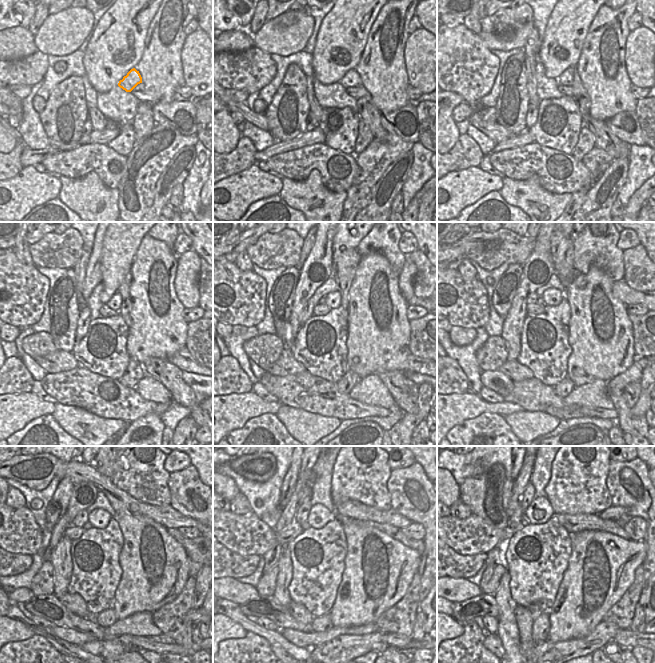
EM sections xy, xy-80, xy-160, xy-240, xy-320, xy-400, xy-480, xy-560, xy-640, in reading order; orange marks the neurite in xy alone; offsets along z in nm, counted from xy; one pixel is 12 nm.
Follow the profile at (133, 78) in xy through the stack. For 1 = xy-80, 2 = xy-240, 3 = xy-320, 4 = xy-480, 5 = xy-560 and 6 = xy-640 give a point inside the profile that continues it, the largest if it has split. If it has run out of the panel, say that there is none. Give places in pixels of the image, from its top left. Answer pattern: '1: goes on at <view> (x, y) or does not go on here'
1: goes on at xy-80 (351, 79)
2: goes on at xy-240 (115, 303)
3: goes on at xy-320 (333, 300)
4: goes on at xy-480 (98, 518)
5: goes on at xy-560 (319, 515)
6: goes on at xy-640 (539, 503)

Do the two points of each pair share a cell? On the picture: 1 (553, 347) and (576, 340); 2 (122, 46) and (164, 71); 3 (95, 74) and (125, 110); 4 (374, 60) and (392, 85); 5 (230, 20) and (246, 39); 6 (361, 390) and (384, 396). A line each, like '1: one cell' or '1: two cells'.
1: two cells
2: two cells
3: two cells
4: one cell
5: two cells
6: one cell

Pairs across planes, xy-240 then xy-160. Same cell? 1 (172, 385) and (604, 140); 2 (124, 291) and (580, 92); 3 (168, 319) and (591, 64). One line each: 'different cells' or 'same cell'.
1: same cell
2: same cell
3: same cell

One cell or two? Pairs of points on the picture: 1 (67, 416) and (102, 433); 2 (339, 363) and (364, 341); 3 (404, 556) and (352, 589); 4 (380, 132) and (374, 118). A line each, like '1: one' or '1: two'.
1: one
2: two
3: one
4: one

